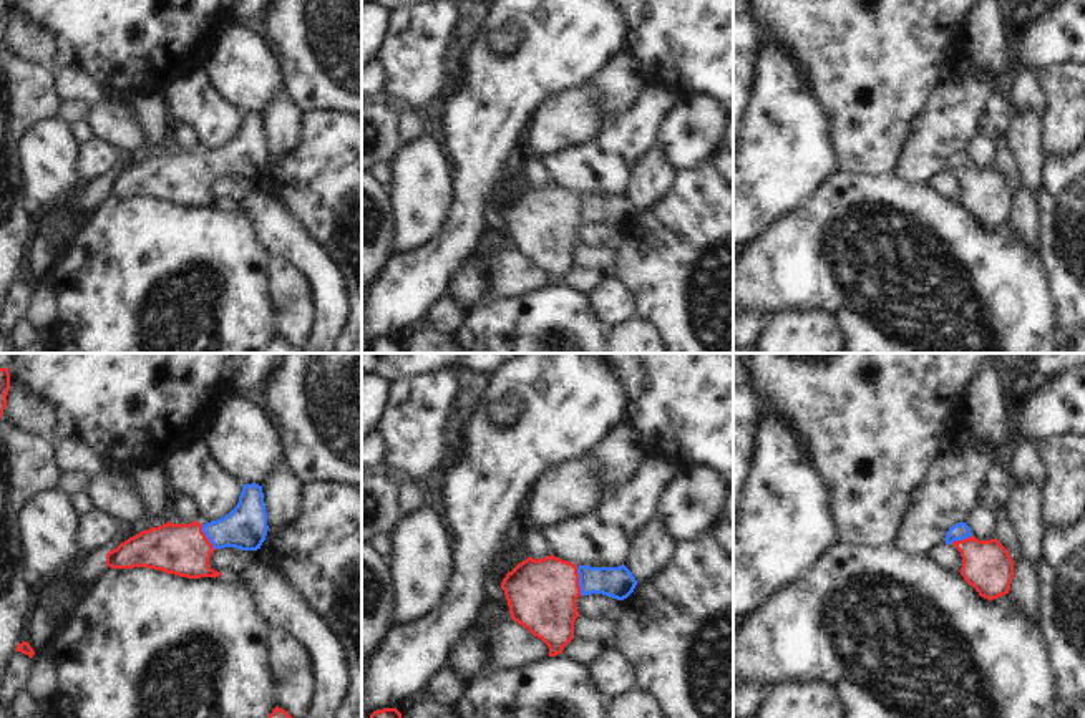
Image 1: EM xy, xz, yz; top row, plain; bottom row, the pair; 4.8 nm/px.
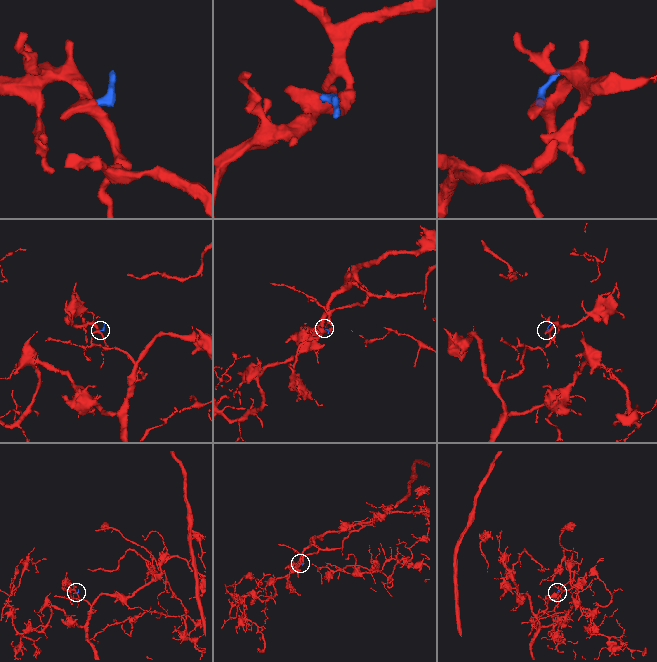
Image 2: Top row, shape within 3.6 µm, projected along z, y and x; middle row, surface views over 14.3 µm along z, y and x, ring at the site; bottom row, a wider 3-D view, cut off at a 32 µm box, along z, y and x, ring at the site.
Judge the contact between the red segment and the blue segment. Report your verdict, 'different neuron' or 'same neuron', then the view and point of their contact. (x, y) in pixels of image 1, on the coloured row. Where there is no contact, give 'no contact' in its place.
same neuron | xz (578, 581)

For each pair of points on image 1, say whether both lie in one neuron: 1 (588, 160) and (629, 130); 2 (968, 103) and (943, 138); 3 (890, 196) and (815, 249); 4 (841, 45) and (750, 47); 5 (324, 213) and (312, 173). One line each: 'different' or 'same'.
1: same
2: same
3: same
4: different
5: same

